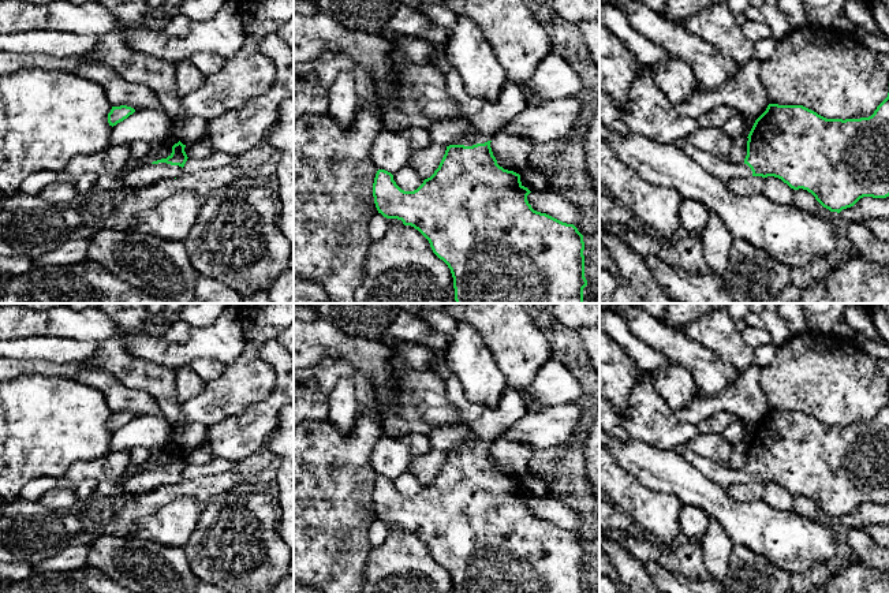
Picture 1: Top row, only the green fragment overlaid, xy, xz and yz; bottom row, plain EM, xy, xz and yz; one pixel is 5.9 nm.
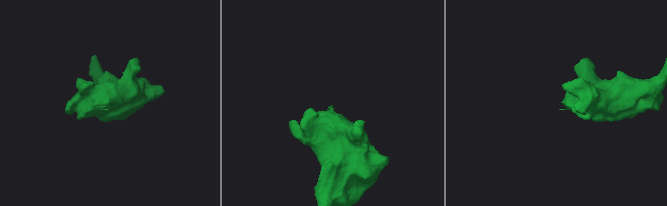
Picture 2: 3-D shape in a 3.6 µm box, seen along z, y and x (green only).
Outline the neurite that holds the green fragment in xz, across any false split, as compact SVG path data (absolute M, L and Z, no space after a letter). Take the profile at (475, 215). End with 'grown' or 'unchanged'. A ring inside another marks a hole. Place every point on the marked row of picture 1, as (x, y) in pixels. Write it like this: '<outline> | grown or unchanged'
M438 46L438 59L448 94L459 105L459 115L453 119L464 120L472 131L447 146L438 168L414 191L401 190L391 172L378 169L373 183L378 213L401 220L429 240L433 253L451 269L456 303L584 303L583 235L574 224L534 210L527 201L531 191L522 184L520 175L500 167L490 148L492 138L526 108L519 83L507 78L498 97L492 101L474 97L466 92L460 74L445 63L447 48Z | grown

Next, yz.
M889 93L871 116L860 119L826 119L803 105L769 104L766 111L755 120L747 138L747 156L742 163L729 163L714 157L692 146L687 138L676 141L675 145L707 174L725 184L742 178L774 176L793 190L807 190L830 212L840 213L843 209L853 206L863 197L889 197Z | grown

